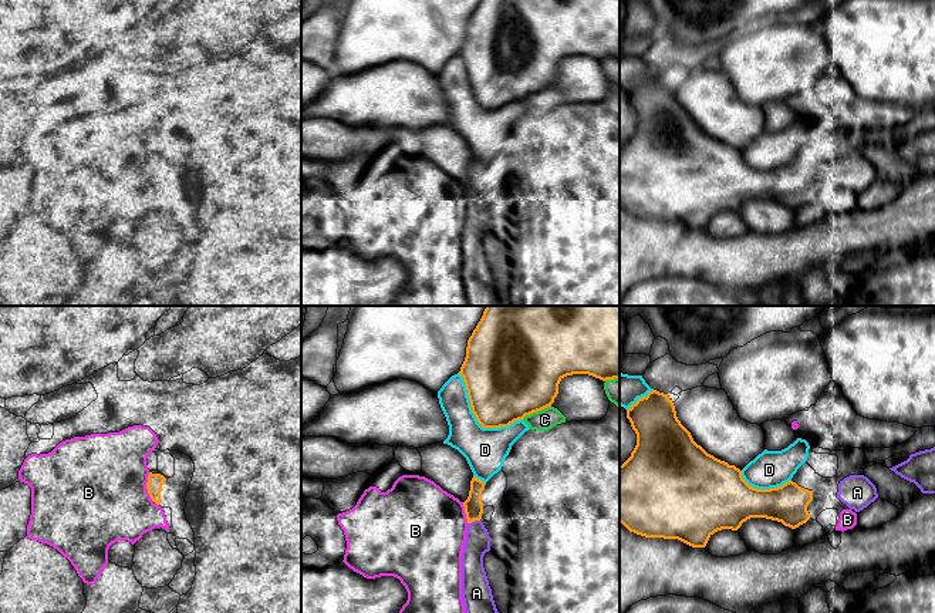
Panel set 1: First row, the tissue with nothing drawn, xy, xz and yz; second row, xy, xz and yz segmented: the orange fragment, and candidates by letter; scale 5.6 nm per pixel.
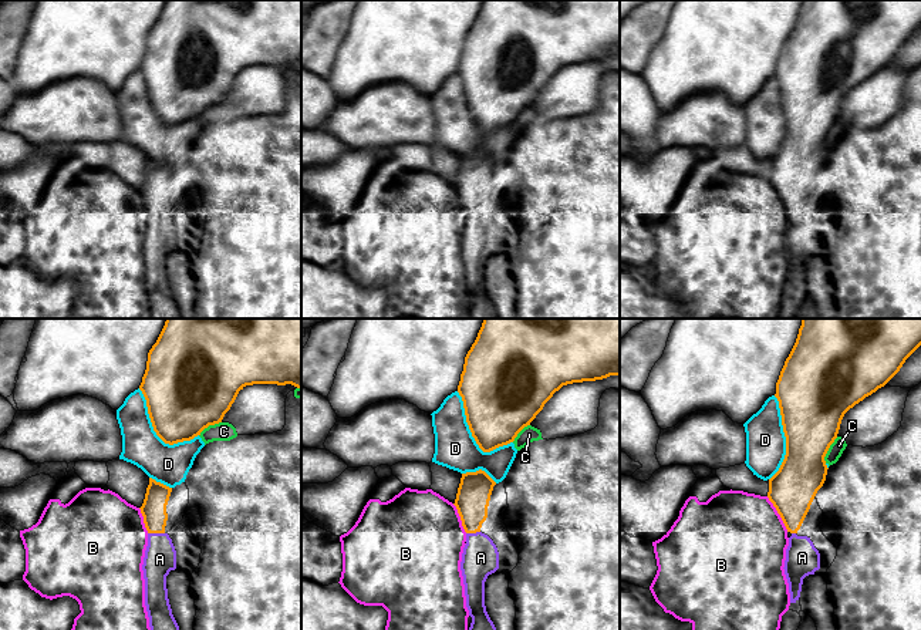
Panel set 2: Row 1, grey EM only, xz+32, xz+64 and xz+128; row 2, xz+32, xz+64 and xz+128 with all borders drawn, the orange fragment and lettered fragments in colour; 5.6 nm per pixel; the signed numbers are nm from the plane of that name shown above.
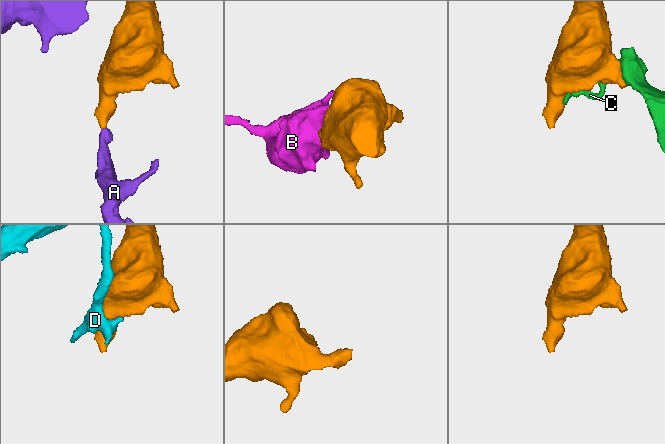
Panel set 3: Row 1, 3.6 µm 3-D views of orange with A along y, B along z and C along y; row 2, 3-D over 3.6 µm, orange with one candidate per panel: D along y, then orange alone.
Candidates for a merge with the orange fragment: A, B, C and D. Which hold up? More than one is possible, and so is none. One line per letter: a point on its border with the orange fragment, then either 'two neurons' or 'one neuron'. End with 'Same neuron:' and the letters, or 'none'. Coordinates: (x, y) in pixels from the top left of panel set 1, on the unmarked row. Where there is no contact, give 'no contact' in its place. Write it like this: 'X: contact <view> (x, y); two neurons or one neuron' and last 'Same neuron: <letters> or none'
A: contact xz (473, 202); one neuron
B: contact xy (147, 169); two neurons
C: contact xz (536, 93); two neurons
D: contact xz (476, 100); two neurons
Same neuron: A

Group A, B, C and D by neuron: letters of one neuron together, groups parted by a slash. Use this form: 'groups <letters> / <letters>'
groups A / B / C / D

